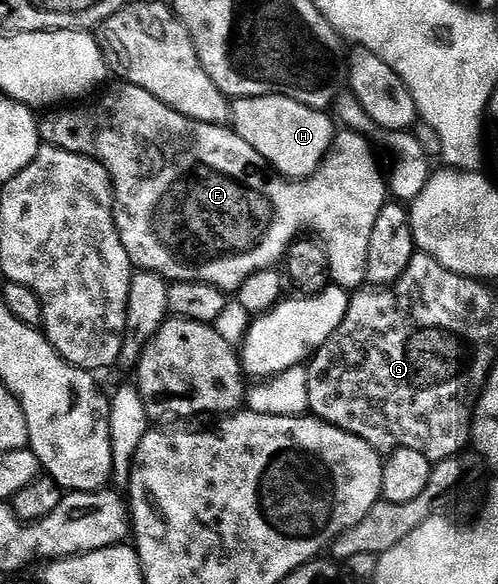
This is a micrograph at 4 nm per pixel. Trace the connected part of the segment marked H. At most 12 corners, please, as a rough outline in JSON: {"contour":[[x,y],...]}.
{"contour":[[281,94],[238,98],[231,126],[286,180],[333,147],[330,115]]}

